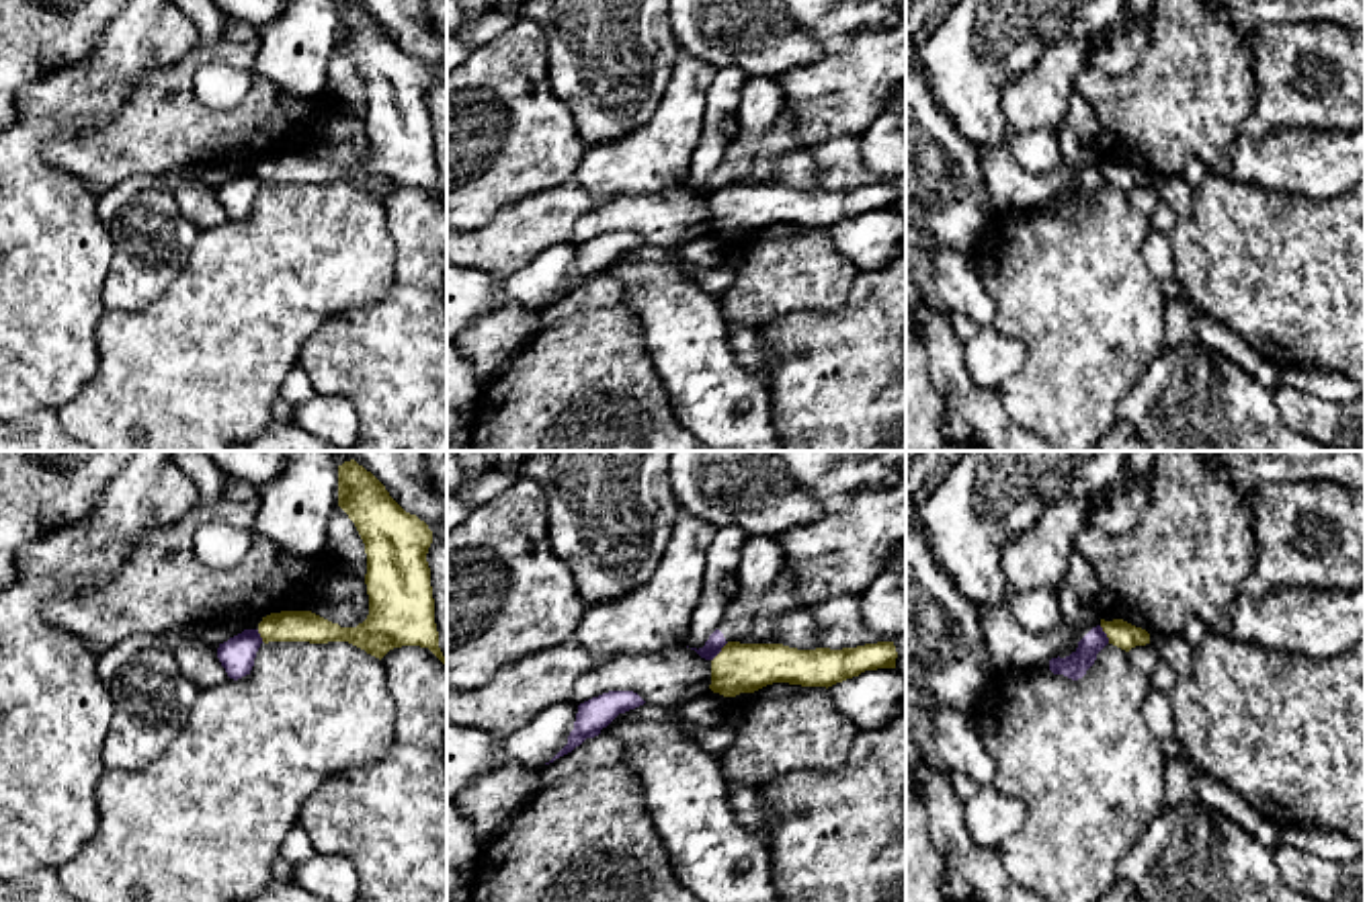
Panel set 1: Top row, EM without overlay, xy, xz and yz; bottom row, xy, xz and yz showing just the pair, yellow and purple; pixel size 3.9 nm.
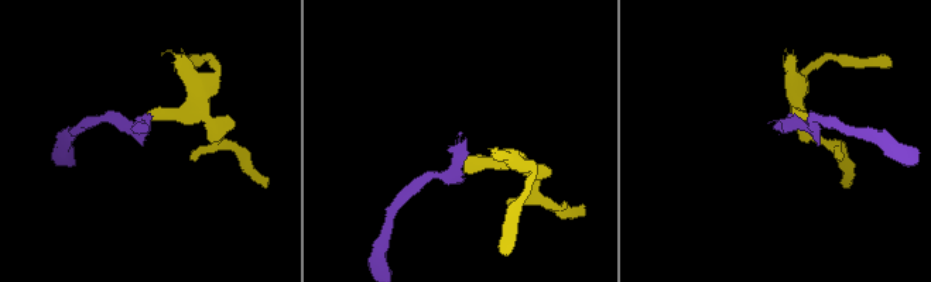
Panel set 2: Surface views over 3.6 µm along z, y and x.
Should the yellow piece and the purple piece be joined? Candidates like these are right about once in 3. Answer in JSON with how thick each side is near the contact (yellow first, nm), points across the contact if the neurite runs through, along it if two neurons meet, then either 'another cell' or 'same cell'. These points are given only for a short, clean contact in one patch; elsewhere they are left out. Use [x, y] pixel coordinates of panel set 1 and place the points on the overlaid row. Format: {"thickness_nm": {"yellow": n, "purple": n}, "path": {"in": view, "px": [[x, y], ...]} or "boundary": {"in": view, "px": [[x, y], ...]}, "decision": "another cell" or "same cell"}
{"thickness_nm": {"yellow": 190, "purple": 70}, "boundary": {"in": "xz", "px": [[728, 642], [712, 661]]}, "decision": "another cell"}

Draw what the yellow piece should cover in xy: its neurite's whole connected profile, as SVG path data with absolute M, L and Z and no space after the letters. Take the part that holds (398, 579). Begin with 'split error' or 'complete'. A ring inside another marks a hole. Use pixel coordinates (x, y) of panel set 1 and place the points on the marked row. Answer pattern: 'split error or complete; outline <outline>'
split error; outline M346 451L334 455L338 506L365 543L369 615L357 627L340 627L312 611L271 613L258 623L262 642L348 642L379 660L394 648L420 646L447 666L439 648L426 562L432 531L416 515L406 512Z

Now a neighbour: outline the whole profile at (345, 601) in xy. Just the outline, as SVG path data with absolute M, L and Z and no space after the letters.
M344 566L330 572L324 597L312 613L338 623L340 627L357 627L369 615L369 594L365 578Z

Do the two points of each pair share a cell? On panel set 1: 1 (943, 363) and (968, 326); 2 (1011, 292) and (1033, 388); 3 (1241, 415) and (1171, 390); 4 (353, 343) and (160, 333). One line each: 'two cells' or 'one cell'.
1: two cells
2: one cell
3: one cell
4: two cells

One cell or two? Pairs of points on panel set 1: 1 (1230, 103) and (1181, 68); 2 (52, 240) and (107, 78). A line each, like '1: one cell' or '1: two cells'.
1: one cell
2: one cell

